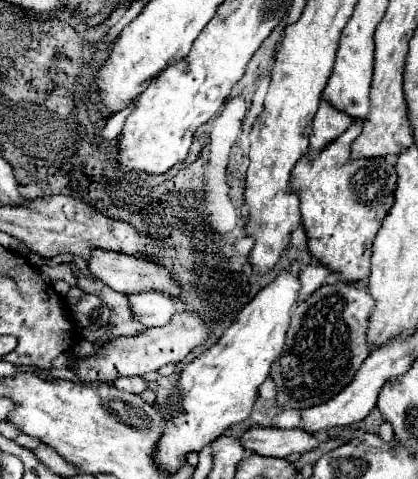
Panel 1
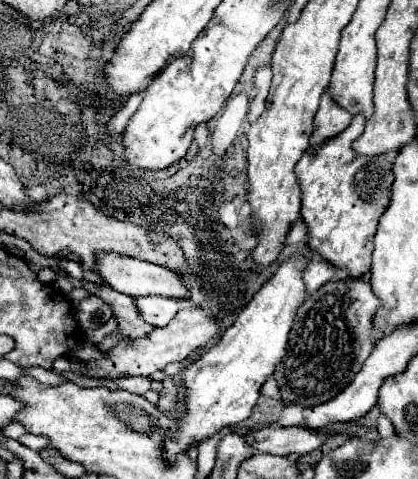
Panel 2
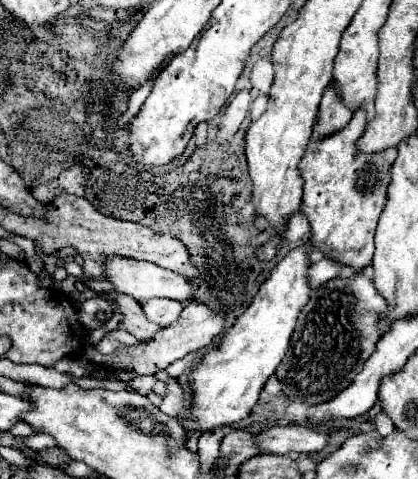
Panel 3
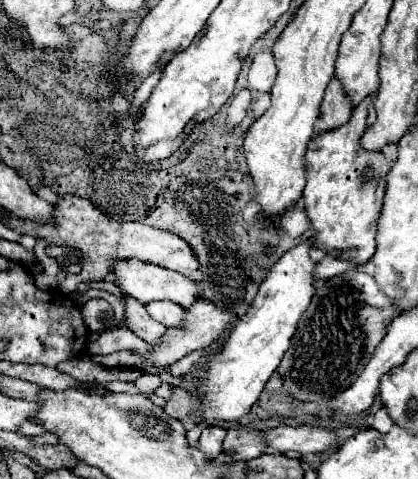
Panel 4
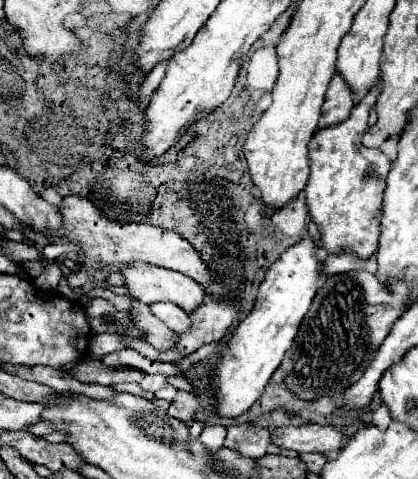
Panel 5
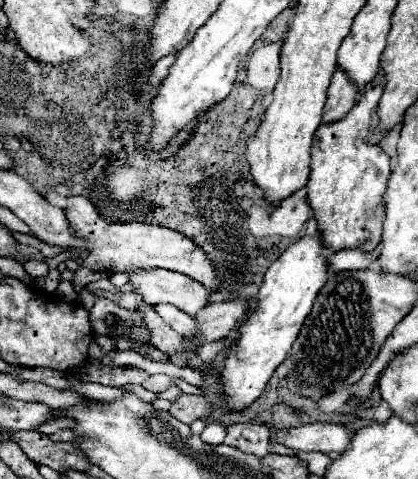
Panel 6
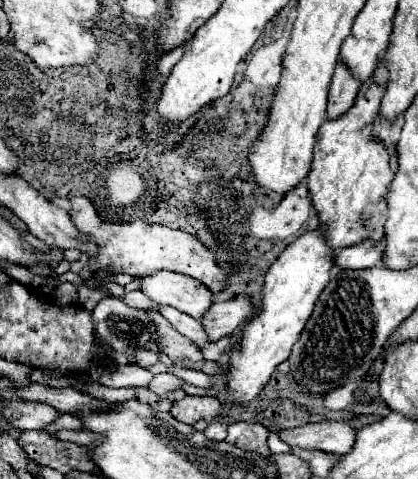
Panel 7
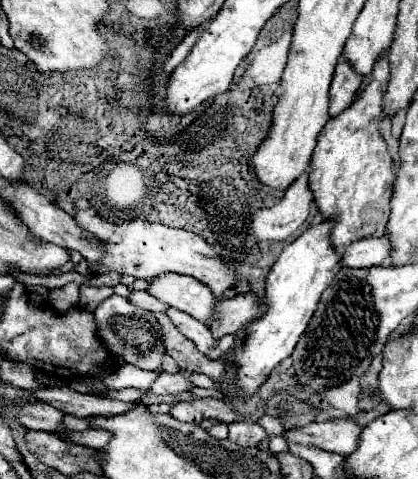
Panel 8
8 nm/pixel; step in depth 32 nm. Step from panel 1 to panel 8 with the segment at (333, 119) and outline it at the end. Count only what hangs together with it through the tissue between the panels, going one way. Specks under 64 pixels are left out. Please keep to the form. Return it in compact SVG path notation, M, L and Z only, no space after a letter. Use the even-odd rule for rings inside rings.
M340 56L330 86L330 116L338 116L344 108L348 108L348 104L352 104L360 84L362 76L352 68L346 56Z

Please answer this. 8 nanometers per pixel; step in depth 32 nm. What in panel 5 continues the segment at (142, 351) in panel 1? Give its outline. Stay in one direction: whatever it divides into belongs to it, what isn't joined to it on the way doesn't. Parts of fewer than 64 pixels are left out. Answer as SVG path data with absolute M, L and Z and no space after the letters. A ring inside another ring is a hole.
M206 300L204 306L200 306L192 318L192 332L178 334L178 346L160 352L160 362L174 362L180 356L192 354L200 346L208 342L218 342L224 338L224 334L240 320L240 306L224 304L224 302L210 302Z

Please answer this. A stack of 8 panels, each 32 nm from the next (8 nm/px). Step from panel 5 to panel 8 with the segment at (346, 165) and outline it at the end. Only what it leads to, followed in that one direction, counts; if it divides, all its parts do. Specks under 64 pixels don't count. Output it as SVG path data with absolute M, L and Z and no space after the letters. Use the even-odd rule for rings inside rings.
M388 50L376 60L374 70L370 76L366 76L366 82L362 82L358 98L336 118L330 118L324 126L324 132L318 136L318 144L312 154L312 168L310 168L310 188L314 192L314 202L318 210L322 212L322 218L334 218L336 226L332 232L332 244L334 246L348 246L360 238L368 236L384 236L386 224L390 218L390 196L392 196L392 180L396 180L394 162L388 154L386 140L380 132L380 122L388 118L382 106L382 98L386 92L390 80L390 62L388 62Z

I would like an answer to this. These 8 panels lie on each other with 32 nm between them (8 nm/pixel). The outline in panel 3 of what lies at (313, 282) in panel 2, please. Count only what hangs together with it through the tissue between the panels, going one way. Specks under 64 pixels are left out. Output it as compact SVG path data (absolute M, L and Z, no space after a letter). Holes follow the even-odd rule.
M324 256L320 262L314 262L314 264L312 264L312 272L308 274L312 288L318 288L320 284L336 278L342 268L344 268L344 264L332 260L332 258L328 258L328 256Z

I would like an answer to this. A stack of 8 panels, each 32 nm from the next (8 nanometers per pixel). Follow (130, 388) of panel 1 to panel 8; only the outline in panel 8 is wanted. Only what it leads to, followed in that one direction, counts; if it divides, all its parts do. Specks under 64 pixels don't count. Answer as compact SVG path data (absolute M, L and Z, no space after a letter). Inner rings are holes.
M160 374L158 380L152 384L154 394L180 394L180 392L190 392L196 388L190 380L186 380L184 374Z

